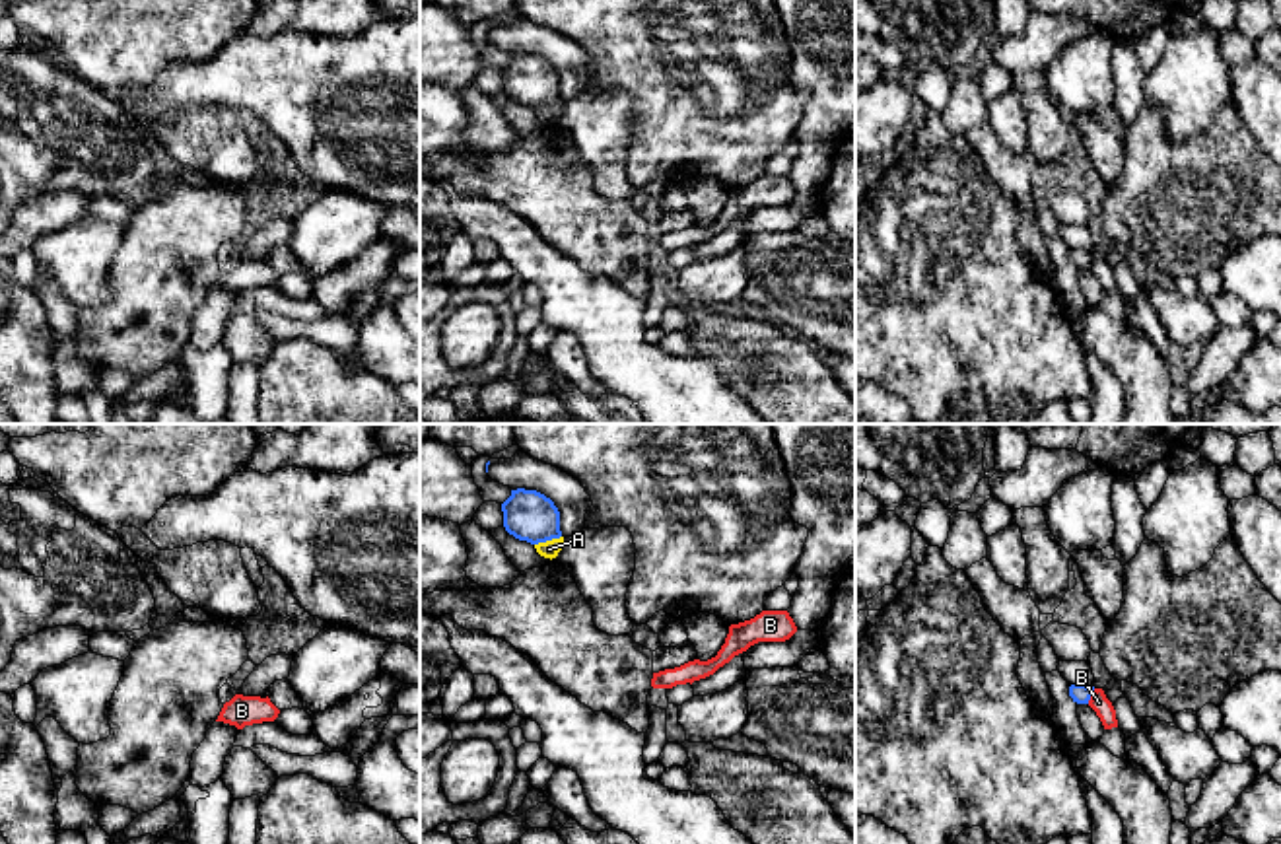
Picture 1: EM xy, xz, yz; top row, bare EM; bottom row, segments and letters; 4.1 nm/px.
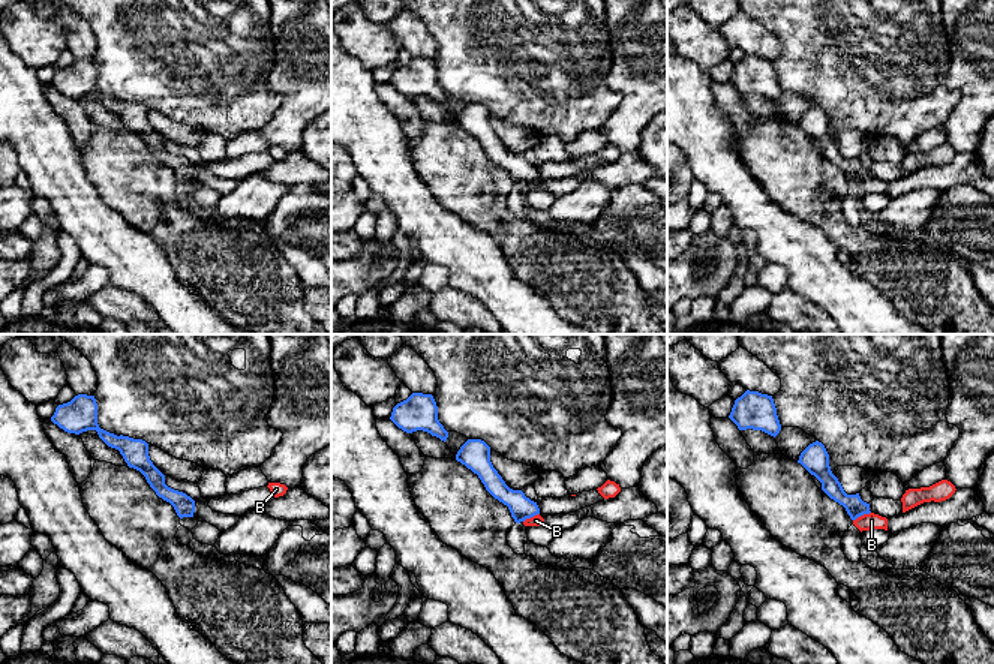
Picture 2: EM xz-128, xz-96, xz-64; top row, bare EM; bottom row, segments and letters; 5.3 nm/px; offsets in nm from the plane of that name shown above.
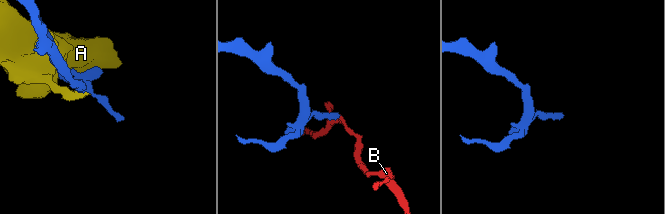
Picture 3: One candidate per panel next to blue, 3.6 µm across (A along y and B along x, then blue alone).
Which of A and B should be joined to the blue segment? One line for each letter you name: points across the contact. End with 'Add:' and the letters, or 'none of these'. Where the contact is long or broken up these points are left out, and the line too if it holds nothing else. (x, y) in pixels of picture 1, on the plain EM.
Add: none of these

